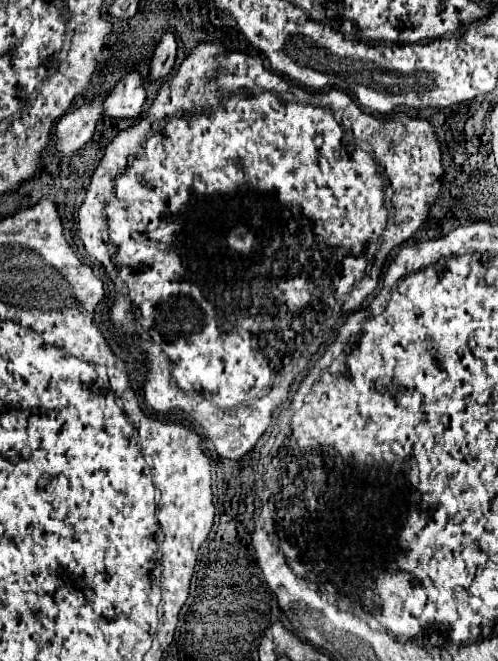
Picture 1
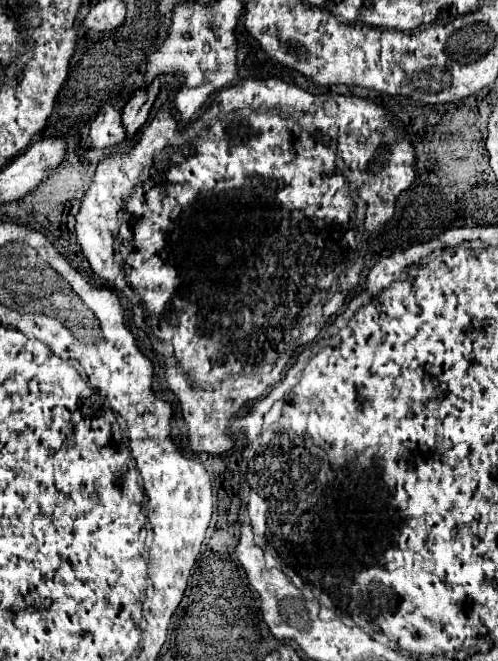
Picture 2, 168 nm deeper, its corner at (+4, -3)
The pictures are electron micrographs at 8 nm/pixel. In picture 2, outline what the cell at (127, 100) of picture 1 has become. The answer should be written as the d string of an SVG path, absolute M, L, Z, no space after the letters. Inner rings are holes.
M105 107L93 119L89 137L97 149L109 149L125 141L125 127L121 123L121 111L115 107Z

